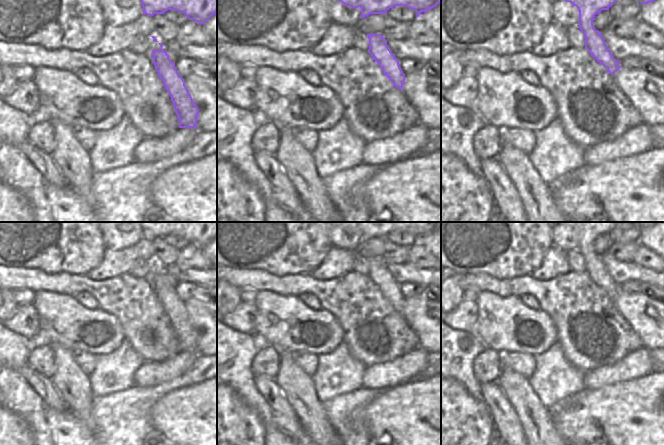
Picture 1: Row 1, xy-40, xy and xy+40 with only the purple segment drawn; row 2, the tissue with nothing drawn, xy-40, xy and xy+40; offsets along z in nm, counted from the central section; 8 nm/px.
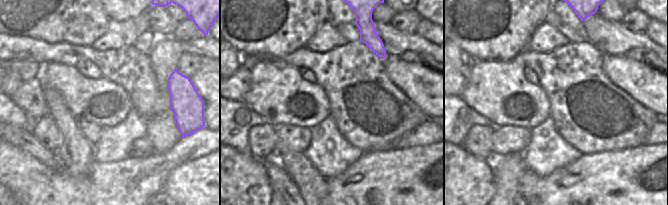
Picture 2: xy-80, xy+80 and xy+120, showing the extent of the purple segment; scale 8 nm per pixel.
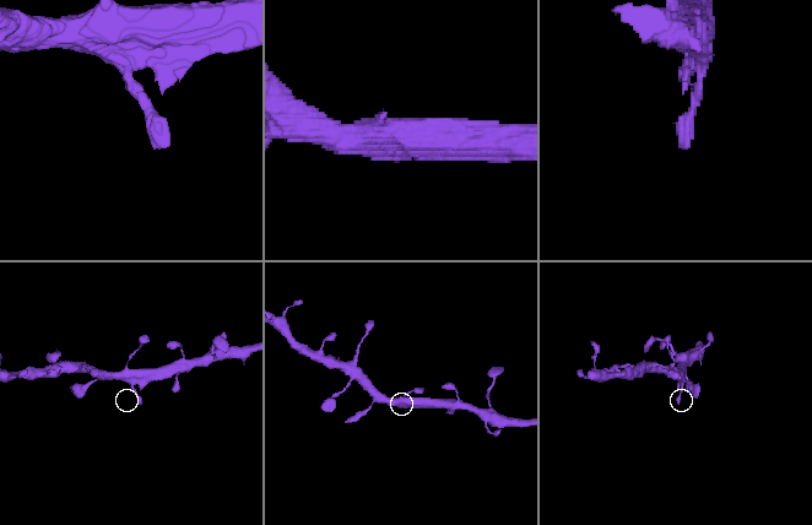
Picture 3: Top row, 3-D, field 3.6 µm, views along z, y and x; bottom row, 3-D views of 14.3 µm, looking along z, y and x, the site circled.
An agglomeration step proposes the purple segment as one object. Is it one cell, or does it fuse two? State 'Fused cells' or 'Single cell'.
Single cell.

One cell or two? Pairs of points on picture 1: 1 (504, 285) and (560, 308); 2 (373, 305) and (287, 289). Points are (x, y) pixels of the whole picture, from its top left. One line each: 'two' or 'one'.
1: one
2: one

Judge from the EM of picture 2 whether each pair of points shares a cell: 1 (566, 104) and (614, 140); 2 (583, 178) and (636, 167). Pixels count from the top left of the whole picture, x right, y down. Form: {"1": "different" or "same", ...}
{"1": "same", "2": "same"}

